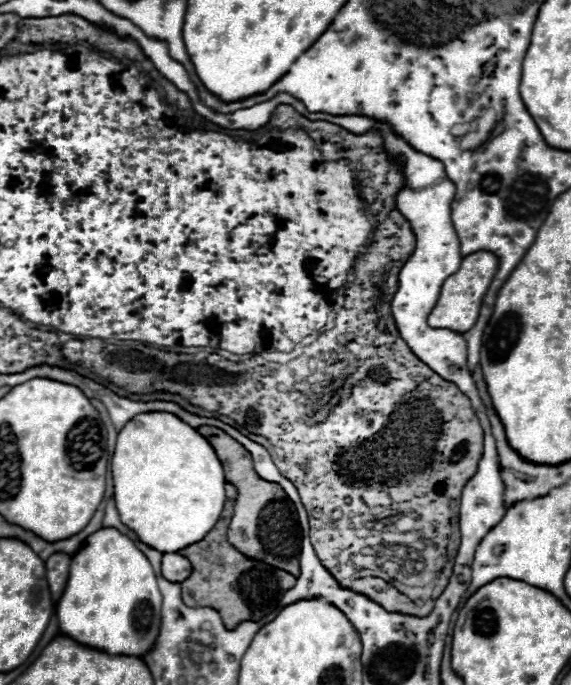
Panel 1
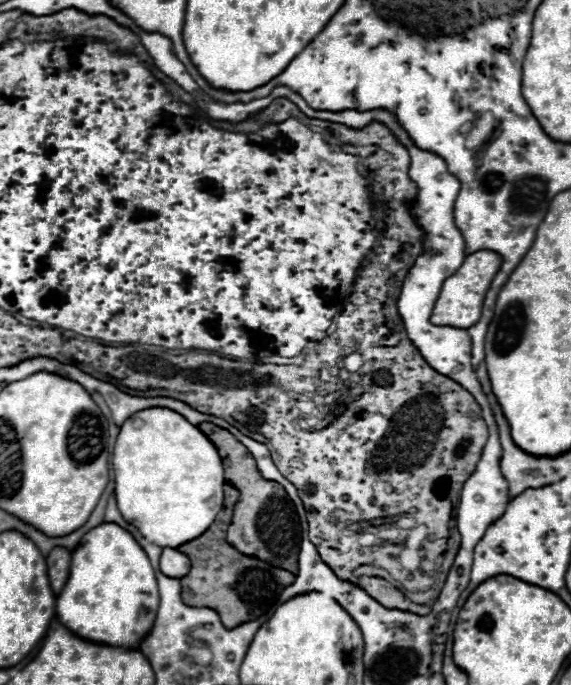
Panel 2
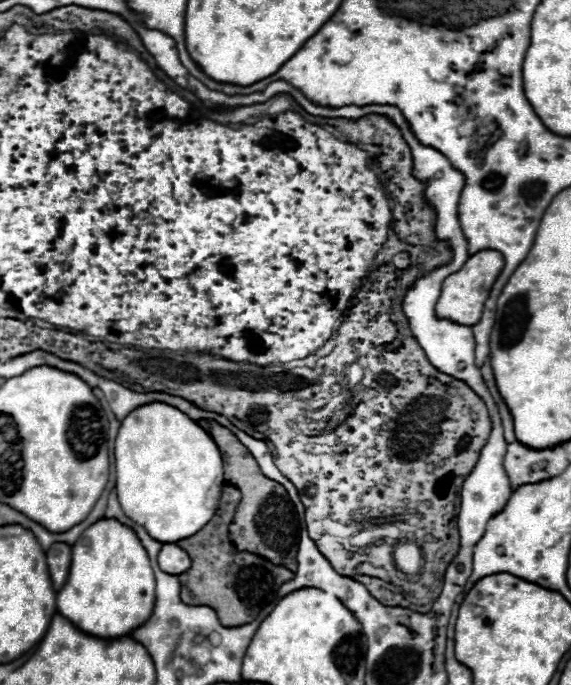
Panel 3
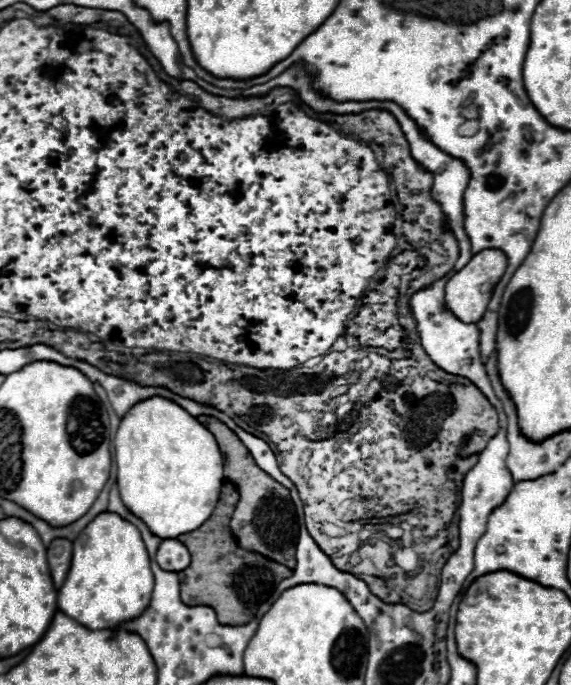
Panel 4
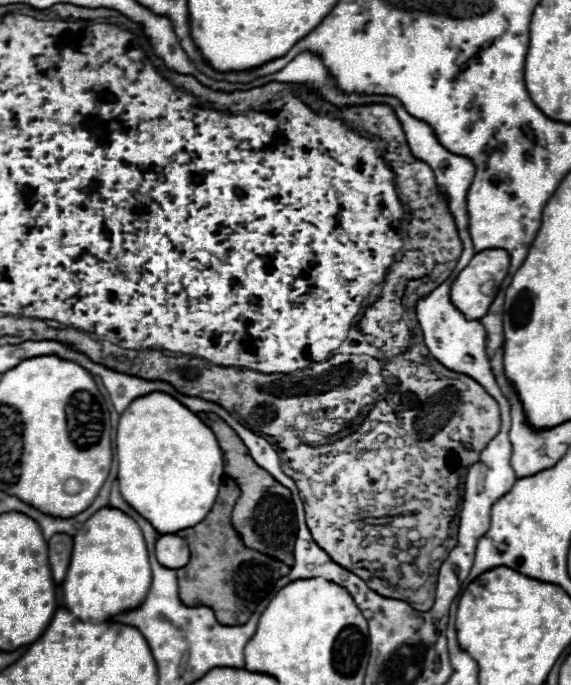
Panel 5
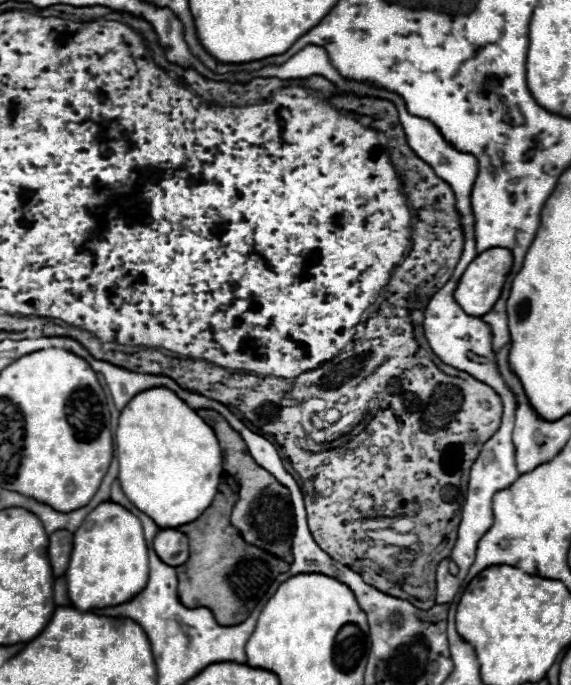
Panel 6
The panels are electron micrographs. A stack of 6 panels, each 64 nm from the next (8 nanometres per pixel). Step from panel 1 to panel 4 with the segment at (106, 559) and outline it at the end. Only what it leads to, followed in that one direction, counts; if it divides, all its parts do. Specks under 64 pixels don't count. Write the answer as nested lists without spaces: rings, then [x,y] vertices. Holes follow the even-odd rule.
[[[102,512],[78,534],[78,538],[72,544],[74,544],[72,568],[68,570],[64,586],[58,590],[58,610],[68,614],[82,626],[90,626],[92,630],[116,628],[122,622],[130,620],[132,616],[140,616],[140,612],[144,612],[144,608],[148,606],[148,596],[152,592],[154,576],[138,528],[114,512]]]

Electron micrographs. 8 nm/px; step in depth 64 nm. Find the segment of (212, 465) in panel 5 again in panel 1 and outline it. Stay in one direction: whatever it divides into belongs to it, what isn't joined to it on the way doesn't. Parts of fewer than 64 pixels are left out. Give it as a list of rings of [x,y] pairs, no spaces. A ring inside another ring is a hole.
[[[170,412],[134,416],[118,432],[110,468],[120,520],[160,552],[176,552],[202,540],[218,522],[226,502],[224,468],[214,448],[196,428]]]

